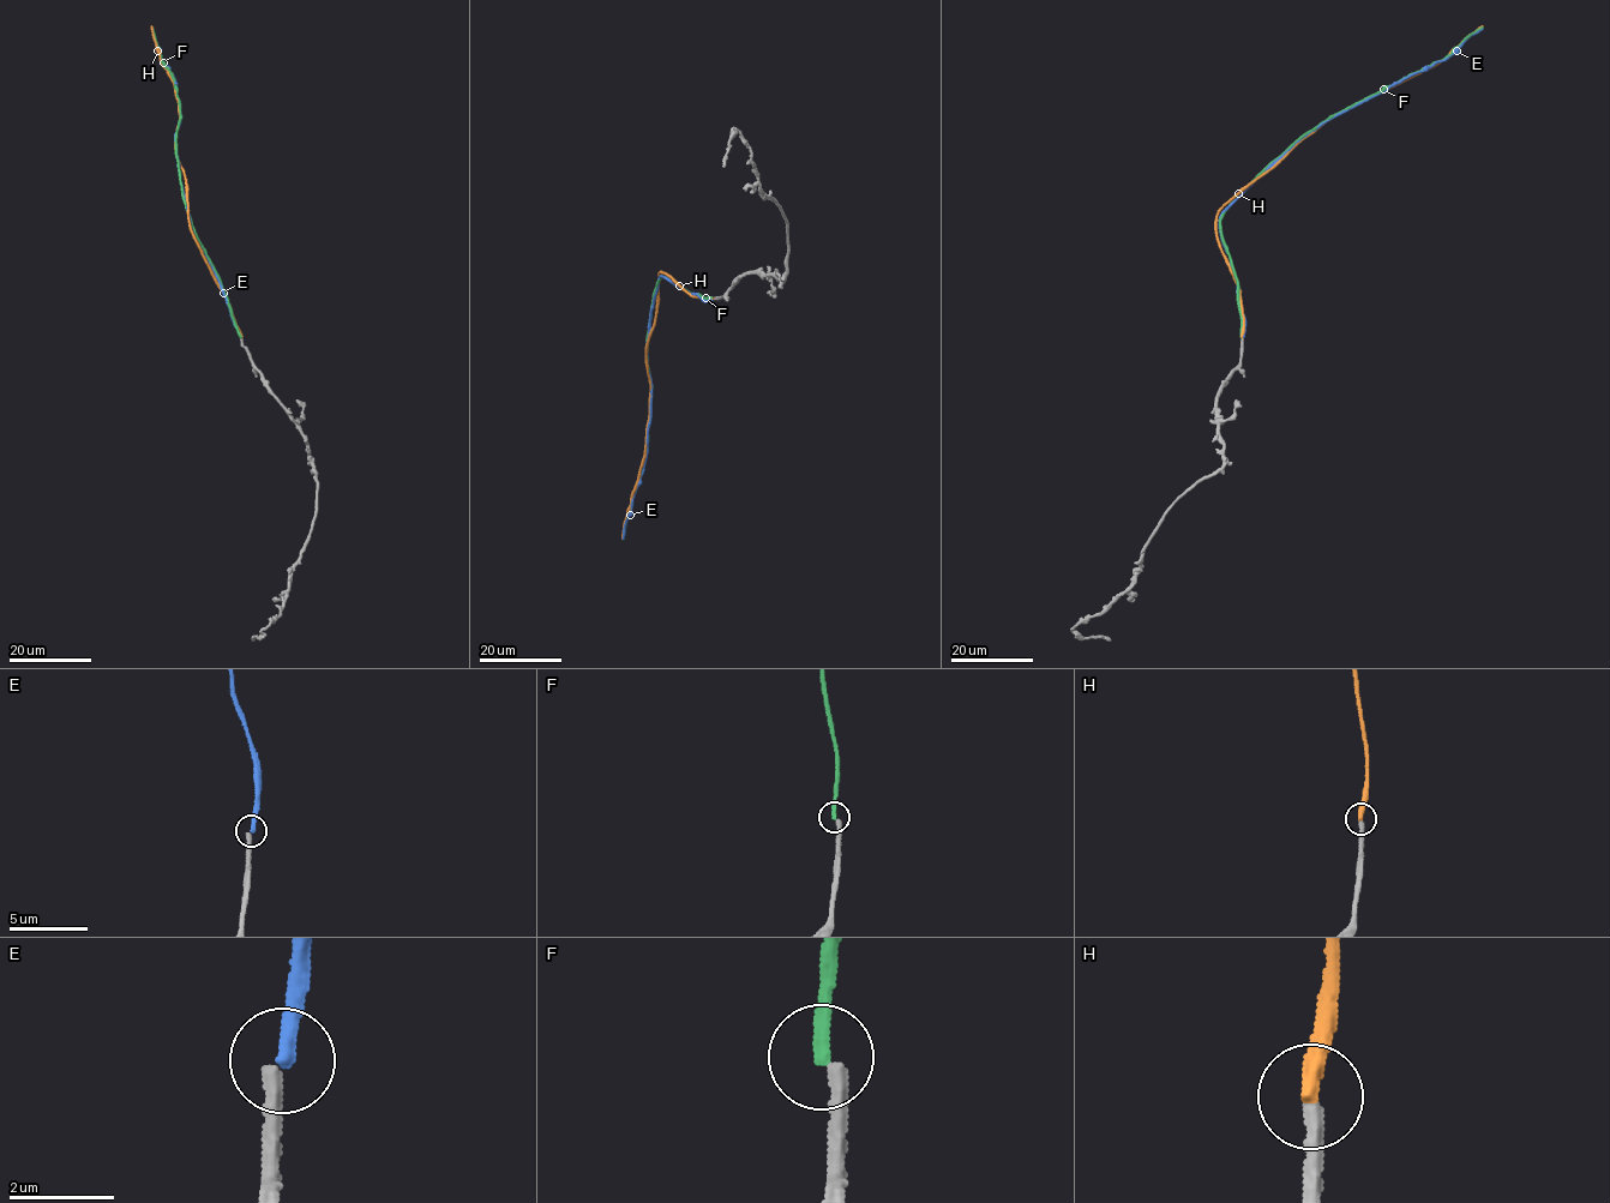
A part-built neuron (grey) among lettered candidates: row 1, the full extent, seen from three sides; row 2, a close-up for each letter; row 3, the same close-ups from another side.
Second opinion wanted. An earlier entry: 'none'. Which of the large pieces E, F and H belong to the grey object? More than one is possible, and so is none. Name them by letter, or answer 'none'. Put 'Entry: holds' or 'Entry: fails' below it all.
none
Entry: holds

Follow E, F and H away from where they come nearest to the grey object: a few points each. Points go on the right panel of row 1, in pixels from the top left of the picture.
E: (1243, 336), (1238, 283), (1219, 229), (1221, 215), (1299, 140), (1328, 120), (1445, 61), (1483, 28)
F: (1241, 336), (1237, 277), (1220, 229), (1227, 206), (1307, 133), (1445, 60), (1483, 26)
H: (1242, 336), (1239, 289), (1218, 239), (1218, 212), (1326, 121), (1433, 67), (1483, 25)

